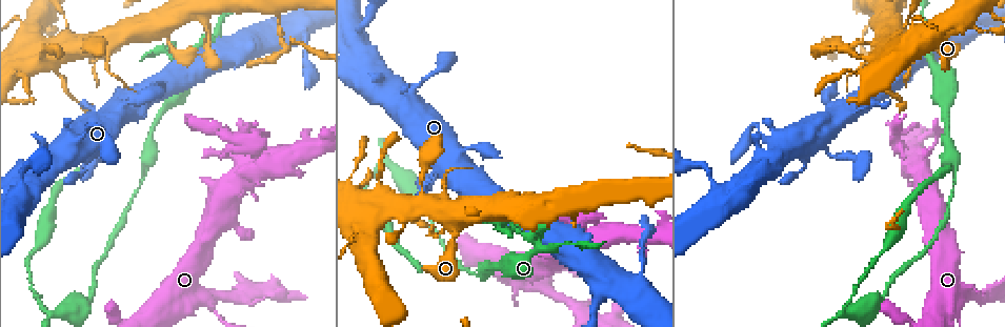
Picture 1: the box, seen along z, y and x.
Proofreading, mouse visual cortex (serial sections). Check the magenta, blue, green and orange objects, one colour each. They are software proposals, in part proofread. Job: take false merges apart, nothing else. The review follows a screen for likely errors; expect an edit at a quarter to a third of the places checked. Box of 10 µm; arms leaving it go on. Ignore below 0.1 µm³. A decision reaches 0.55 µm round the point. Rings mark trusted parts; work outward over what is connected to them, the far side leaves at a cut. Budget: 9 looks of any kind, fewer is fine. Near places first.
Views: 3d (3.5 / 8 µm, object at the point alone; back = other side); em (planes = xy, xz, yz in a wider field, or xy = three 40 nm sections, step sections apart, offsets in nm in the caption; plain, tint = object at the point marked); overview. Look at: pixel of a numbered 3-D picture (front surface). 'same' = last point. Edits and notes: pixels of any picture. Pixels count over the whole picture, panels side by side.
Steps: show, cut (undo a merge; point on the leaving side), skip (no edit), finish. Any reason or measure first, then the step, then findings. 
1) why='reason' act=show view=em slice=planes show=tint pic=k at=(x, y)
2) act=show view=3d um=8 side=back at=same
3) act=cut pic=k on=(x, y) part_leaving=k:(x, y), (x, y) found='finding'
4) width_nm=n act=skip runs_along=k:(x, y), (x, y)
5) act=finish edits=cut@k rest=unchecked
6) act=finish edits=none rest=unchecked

why='abrupt turn' act=show view=3d um=3.5 pic=1 at=(842, 309)

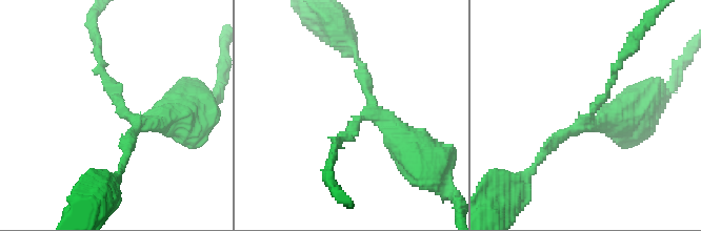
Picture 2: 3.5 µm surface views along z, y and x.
arms=3 arm_widths_nm=150,200,500 why='now the EM' act=show view=em slice=xy step=3 show=tint pic=2 at=(129, 113)

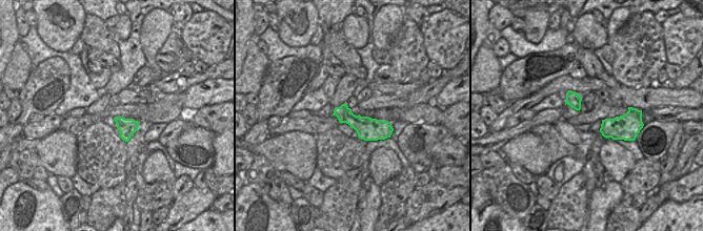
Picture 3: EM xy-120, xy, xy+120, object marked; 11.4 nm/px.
width_nm=260 act=skip runs_along=2:(177, 114), (135, 121), (102, 63) found='all the same cell'

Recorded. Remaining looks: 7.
why='thin neck' act=show view=3d um=3.5 pic=1 at=(832, 155)

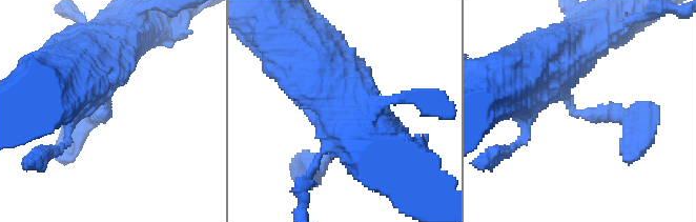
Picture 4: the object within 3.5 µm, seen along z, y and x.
why='shape alone is not enough' act=show view=em slice=planes show=plain pic=4 at=(109, 113)

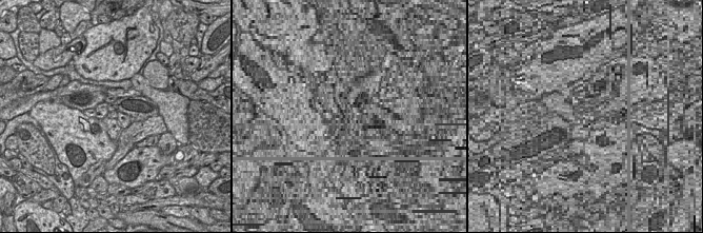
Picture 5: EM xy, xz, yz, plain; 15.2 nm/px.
act=show view=em slice=planes show=tint at=same

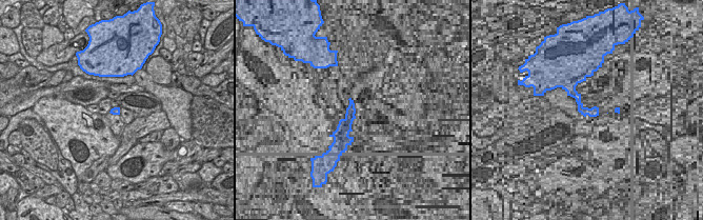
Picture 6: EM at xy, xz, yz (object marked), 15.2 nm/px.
width_nm=130 act=skip runs_along=4:(532, 68), (577, 114), (637, 123) found='one cell here'

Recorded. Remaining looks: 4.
why='four-way junction' act=show view=3d um=3.5 pic=1 at=(425, 199)

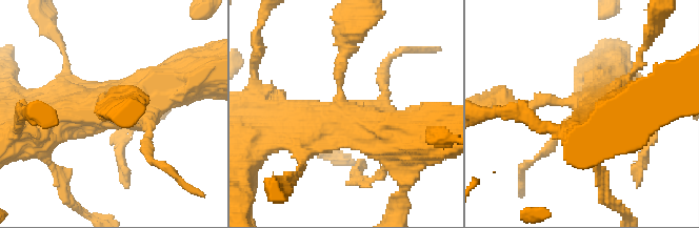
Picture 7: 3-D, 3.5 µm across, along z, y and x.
act=show view=em slice=xy step=3 show=tint pic=7 at=(341, 108)

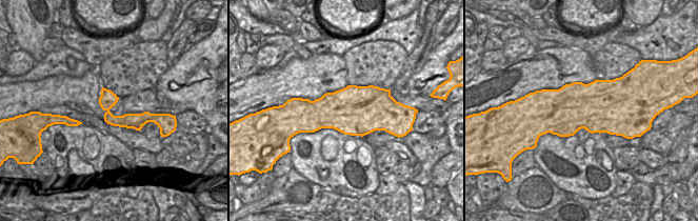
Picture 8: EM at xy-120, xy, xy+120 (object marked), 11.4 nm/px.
act=skip runs_along=7:(170, 85), (43, 124) found='all the same cell'

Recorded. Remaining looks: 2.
why='branch point' act=show view=3d um=3.5 pic=1 at=(263, 158)

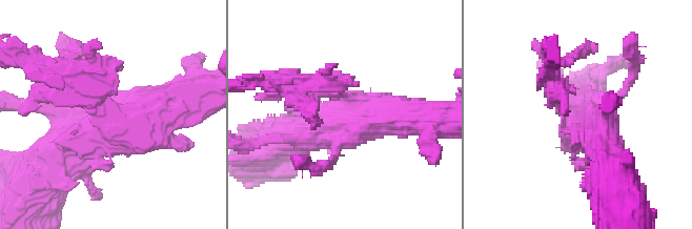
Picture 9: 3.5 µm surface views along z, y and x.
why='now the EM' act=show view=em slice=planes show=tint pic=9 at=(344, 96)

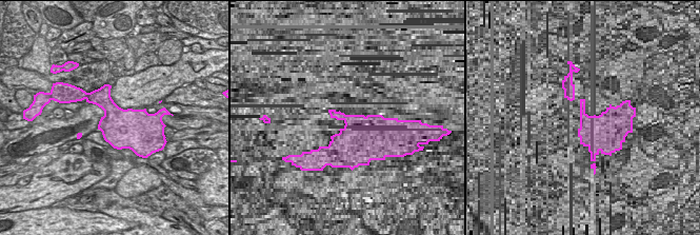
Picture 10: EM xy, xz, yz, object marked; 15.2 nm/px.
act=cut pic=9 on=(348, 80) found='two cells meet here'

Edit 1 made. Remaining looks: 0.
act=finish edits=cut@9 rest=unchecked

